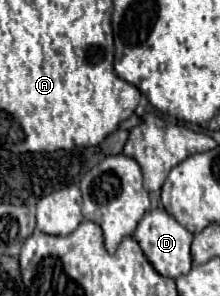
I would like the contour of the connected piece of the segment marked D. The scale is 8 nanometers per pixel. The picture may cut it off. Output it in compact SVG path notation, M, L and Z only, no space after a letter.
M156 208L156 210L148 210L144 214L144 218L140 220L136 232L134 232L136 242L142 246L146 258L150 260L150 264L168 278L178 278L182 274L188 274L188 270L192 268L192 256L190 256L190 244L192 244L192 234L180 226L176 222L176 218L172 218L164 208Z

